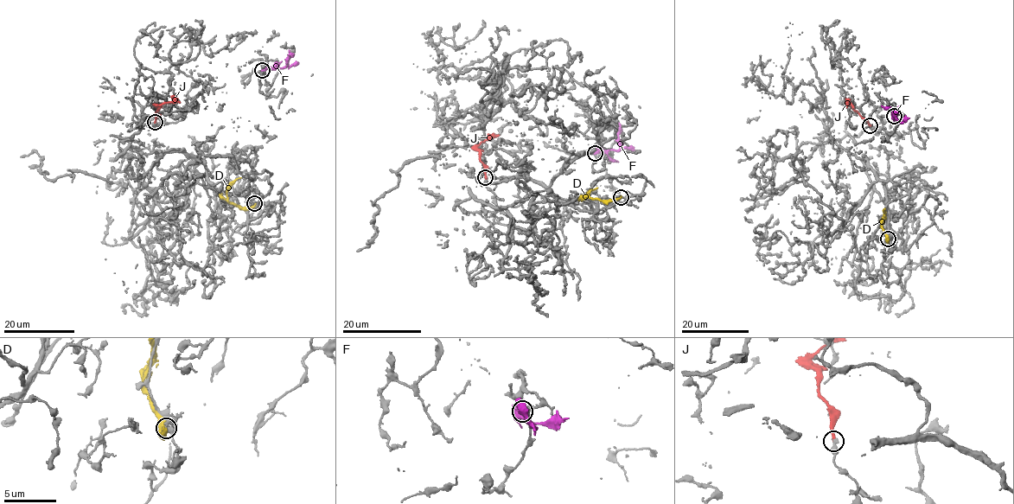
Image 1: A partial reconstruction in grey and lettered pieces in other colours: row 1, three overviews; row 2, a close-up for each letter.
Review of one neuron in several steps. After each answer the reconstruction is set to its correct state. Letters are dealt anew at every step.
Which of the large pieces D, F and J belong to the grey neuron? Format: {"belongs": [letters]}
{"belongs": []}

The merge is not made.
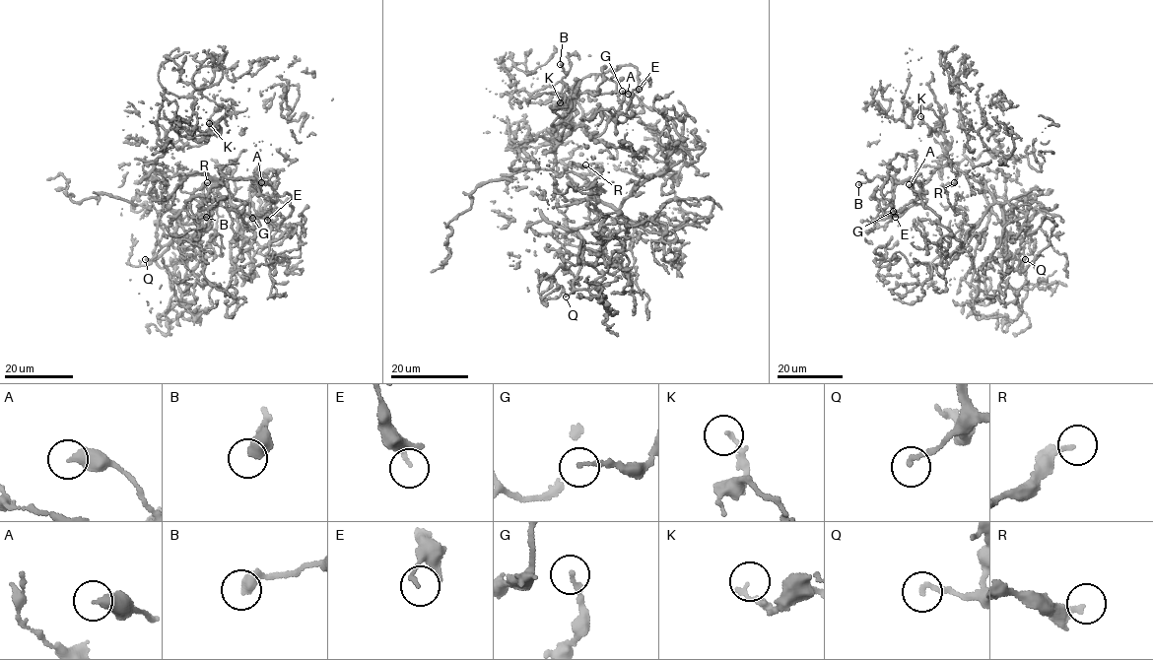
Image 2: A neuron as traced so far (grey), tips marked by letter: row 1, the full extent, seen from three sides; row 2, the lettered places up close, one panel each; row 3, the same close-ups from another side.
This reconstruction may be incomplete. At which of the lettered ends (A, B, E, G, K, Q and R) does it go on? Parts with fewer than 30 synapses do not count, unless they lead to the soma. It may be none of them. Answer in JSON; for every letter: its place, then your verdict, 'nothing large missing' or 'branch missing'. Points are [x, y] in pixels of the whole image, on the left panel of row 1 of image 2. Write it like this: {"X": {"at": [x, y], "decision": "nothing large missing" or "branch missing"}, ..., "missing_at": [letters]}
{"A": {"at": [261, 182], "decision": "nothing large missing"}, "B": {"at": [206, 217], "decision": "branch missing"}, "E": {"at": [267, 220], "decision": "nothing large missing"}, "G": {"at": [252, 218], "decision": "nothing large missing"}, "K": {"at": [209, 123], "decision": "nothing large missing"}, "Q": {"at": [145, 259], "decision": "branch missing"}, "R": {"at": [207, 182], "decision": "branch missing"}, "missing_at": ["B", "Q", "R"]}

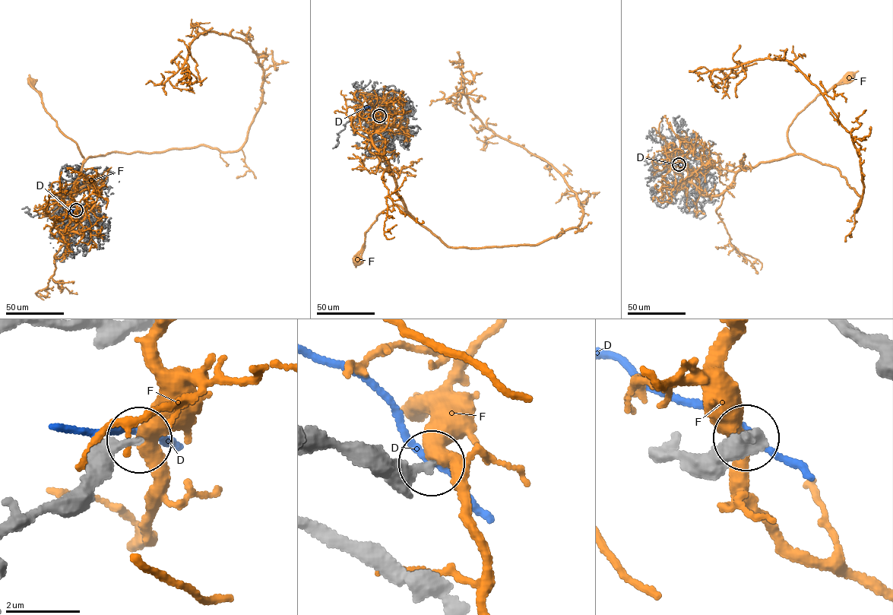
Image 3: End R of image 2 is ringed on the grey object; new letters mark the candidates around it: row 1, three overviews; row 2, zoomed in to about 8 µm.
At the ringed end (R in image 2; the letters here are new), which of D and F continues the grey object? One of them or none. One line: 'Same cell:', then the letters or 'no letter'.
Same cell: no letter

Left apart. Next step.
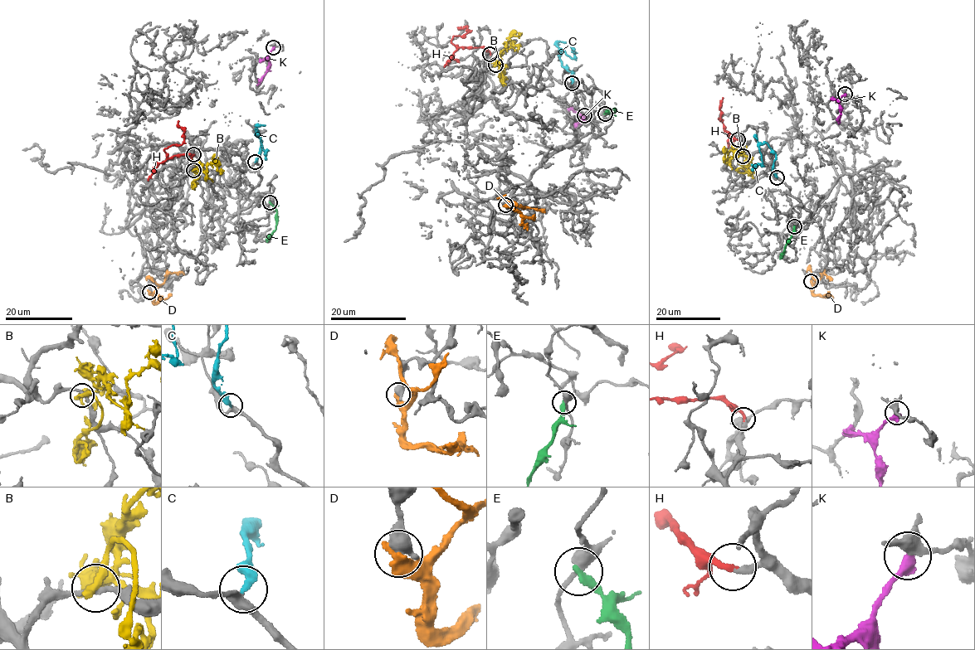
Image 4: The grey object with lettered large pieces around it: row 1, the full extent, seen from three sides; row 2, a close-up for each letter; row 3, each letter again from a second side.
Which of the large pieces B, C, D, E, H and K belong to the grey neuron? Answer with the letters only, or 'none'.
C, H

